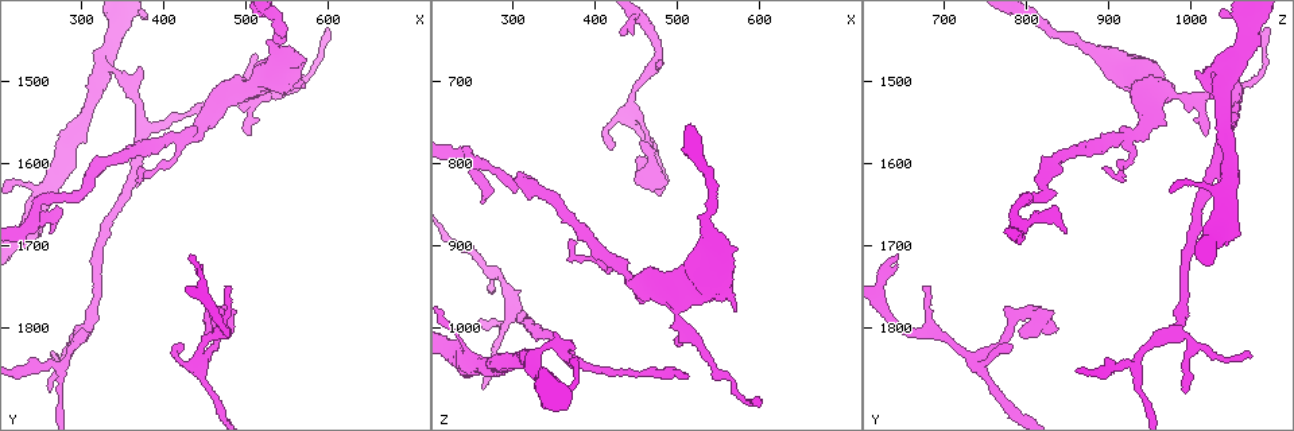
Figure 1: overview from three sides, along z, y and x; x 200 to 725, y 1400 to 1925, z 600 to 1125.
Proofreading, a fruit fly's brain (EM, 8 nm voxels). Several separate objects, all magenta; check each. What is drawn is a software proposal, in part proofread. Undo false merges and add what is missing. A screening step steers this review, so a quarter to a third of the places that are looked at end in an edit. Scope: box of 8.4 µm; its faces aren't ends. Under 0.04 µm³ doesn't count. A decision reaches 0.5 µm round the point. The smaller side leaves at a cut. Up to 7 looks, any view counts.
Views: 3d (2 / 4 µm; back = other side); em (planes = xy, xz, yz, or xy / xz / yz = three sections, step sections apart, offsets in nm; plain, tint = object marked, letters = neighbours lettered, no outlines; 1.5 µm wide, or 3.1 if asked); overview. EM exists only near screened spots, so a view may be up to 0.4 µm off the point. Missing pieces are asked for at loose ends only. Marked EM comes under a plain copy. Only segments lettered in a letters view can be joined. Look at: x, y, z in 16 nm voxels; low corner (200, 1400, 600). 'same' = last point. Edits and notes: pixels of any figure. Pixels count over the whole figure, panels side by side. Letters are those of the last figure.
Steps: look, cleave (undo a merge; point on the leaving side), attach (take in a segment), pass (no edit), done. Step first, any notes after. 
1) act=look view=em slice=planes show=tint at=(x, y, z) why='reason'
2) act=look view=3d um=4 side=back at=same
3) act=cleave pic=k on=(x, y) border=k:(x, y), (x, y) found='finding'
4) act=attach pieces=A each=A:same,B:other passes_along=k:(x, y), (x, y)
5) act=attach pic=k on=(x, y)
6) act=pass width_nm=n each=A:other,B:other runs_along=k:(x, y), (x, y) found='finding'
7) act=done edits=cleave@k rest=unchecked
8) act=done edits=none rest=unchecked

act=look view=3d um=2 at=(535, 1450, 860) why='calibre changes'

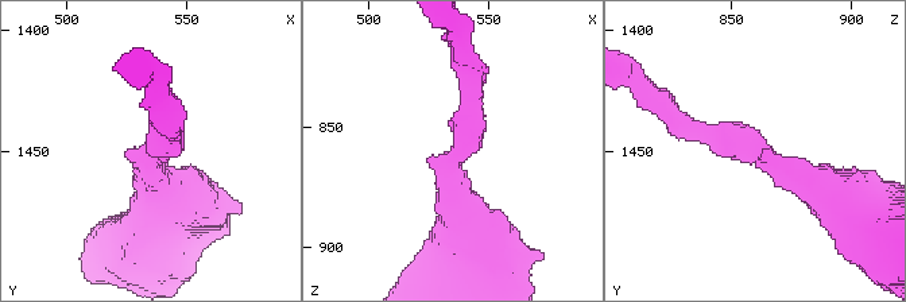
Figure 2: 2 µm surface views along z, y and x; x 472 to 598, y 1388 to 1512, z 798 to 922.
act=look view=em slice=planes show=letters at=(534, 1453, 862) arm_widths_nm=160,400

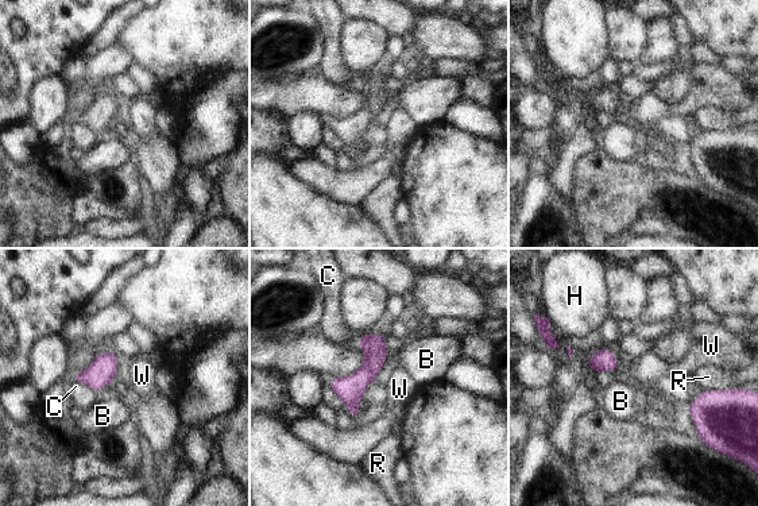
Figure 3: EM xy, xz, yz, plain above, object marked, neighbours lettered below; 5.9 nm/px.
act=pass each=B:other,C:other,H:other,R:other,W:other runs_along=3:(381, 339), (352, 387), (352, 413) found='continuous, no second neuron'

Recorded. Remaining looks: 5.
act=look view=em slice=xz step=8 show=tint at=(495, 1505, 970) why='small branch off a trunk'

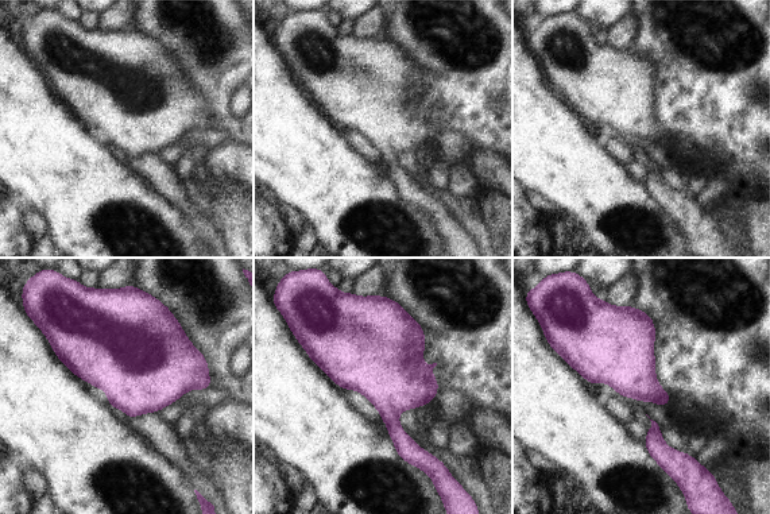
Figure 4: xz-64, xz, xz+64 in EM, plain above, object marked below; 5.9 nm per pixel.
act=look view=em slice=planes show=tint at=same why='cut it another way'

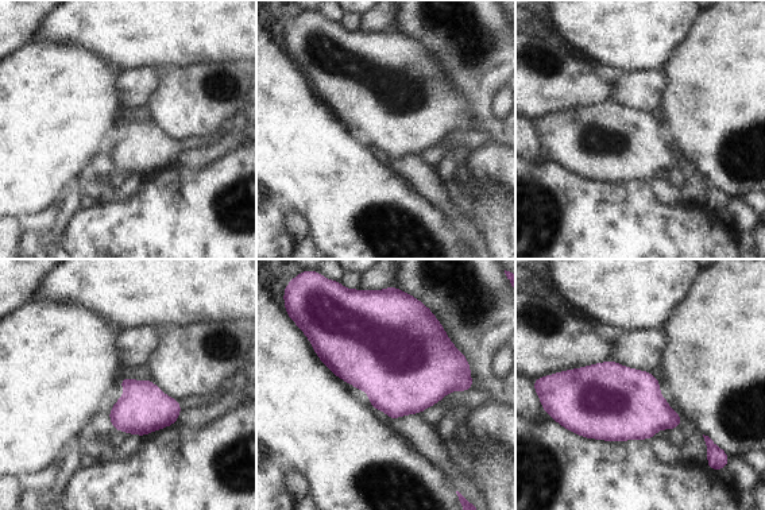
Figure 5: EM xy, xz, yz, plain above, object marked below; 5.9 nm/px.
act=look view=em slice=planes show=letters at=same why='see the neighbours'

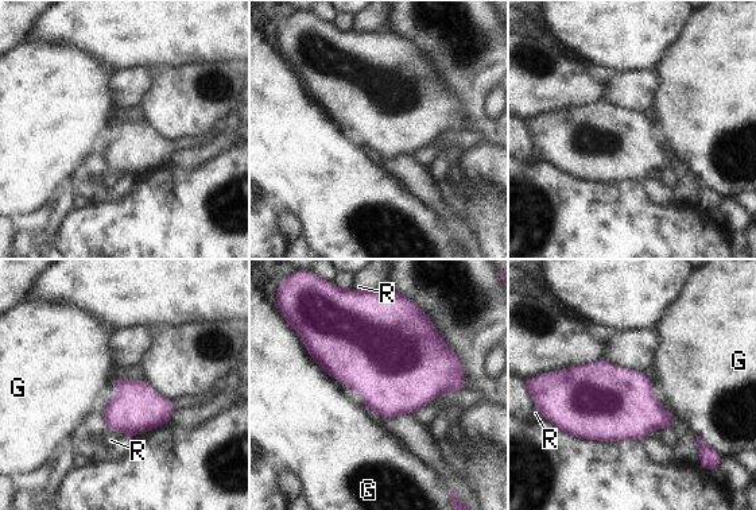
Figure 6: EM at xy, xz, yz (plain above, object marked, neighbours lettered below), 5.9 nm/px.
act=pass each=G:other,R:other border=6:(302, 340), (307, 354), (337, 382) found='continuous, no second neuron'

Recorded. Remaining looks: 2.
act=look view=em slice=planes show=letters at=(370, 1605, 890) why='an open end'

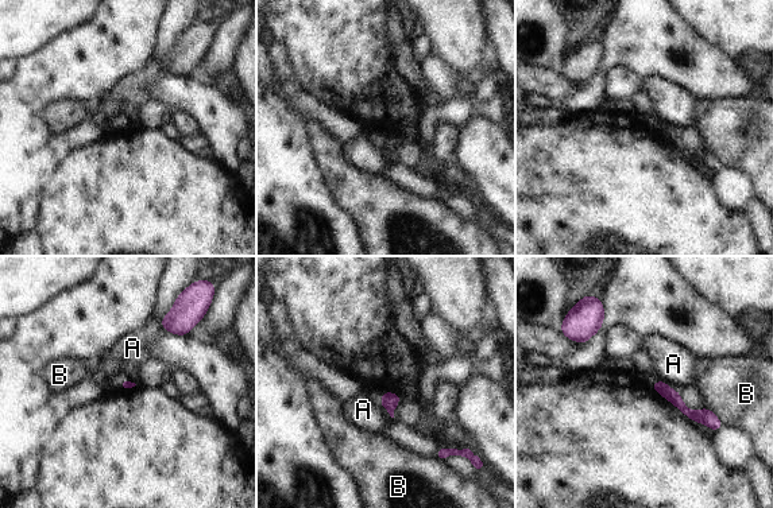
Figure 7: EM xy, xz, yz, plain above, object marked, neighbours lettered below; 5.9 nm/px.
act=pass each=A:other,B:other runs_along=7:(654, 384), (715, 425) found='none of them fits'

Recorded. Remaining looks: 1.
act=done edits=none rest=unchecked

